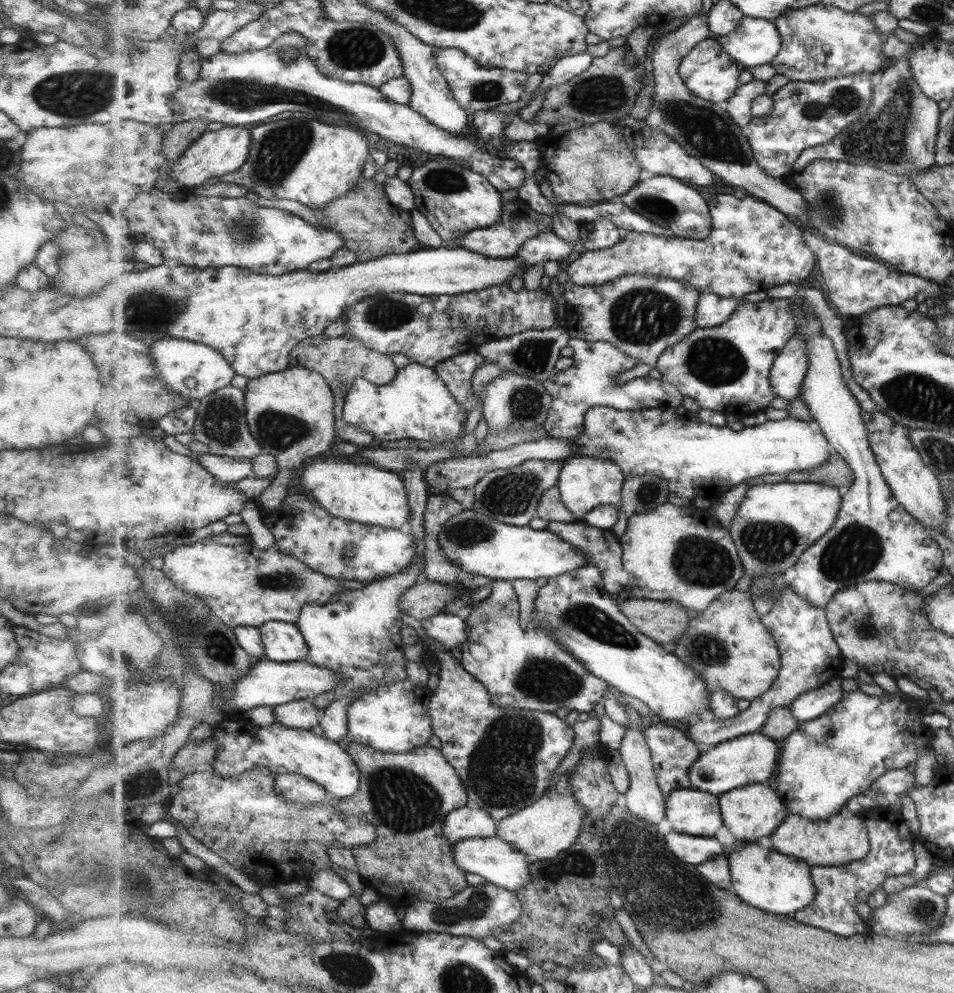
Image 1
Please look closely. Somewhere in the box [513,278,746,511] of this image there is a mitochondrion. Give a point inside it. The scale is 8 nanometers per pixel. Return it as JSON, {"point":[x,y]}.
{"point":[640,316]}

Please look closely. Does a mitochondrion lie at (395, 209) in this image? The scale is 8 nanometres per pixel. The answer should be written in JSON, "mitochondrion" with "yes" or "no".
{"mitochondrion":"no"}

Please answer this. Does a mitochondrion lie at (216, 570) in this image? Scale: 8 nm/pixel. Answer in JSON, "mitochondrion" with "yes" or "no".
{"mitochondrion":"no"}

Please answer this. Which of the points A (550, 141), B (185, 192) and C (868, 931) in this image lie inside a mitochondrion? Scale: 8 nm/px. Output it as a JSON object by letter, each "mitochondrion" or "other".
{"A":"other","B":"other","C":"other"}

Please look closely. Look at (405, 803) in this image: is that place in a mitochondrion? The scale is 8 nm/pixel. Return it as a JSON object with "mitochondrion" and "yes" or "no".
{"mitochondrion":"yes"}

